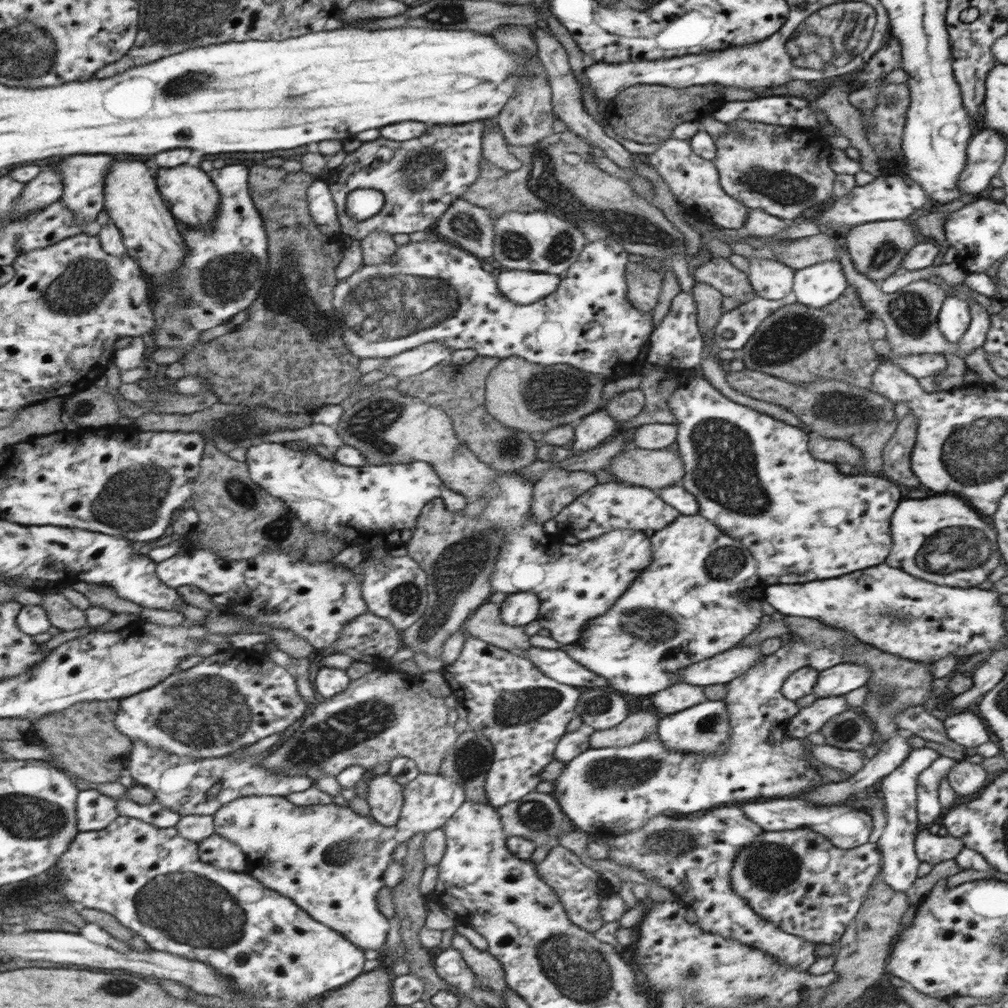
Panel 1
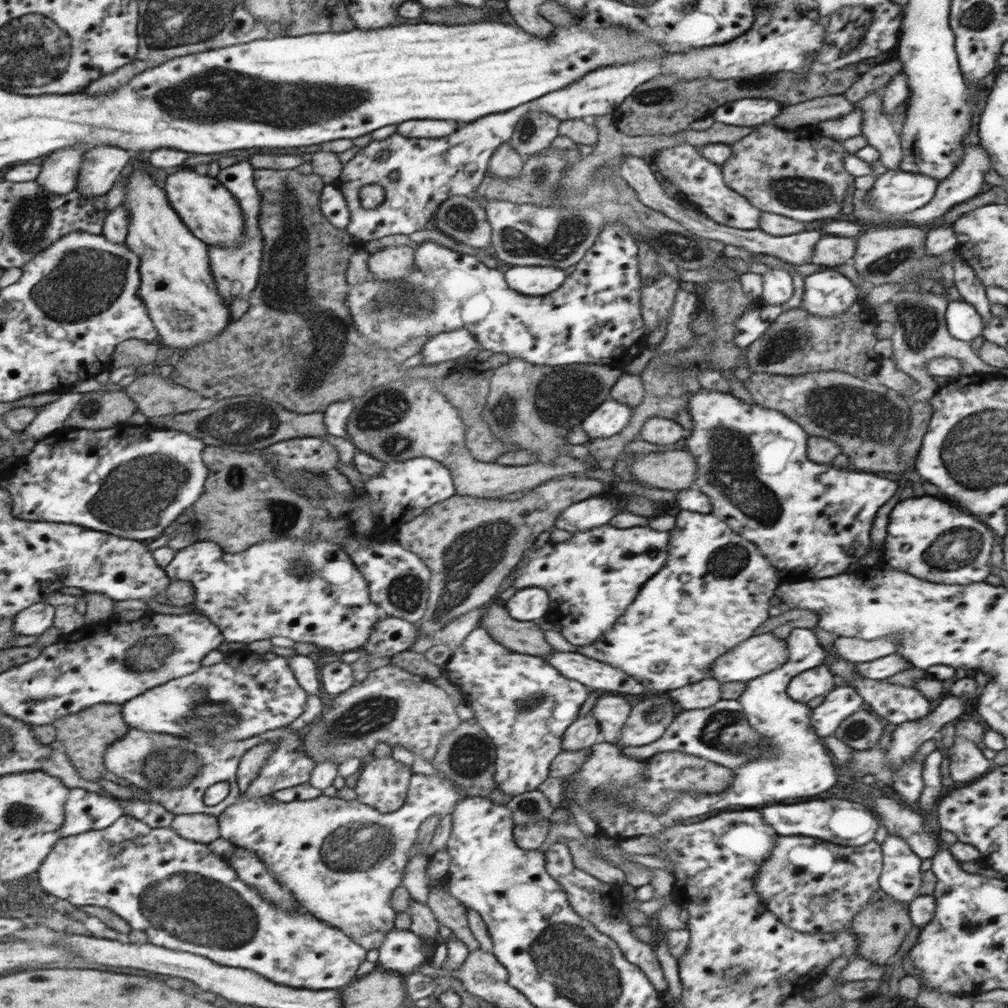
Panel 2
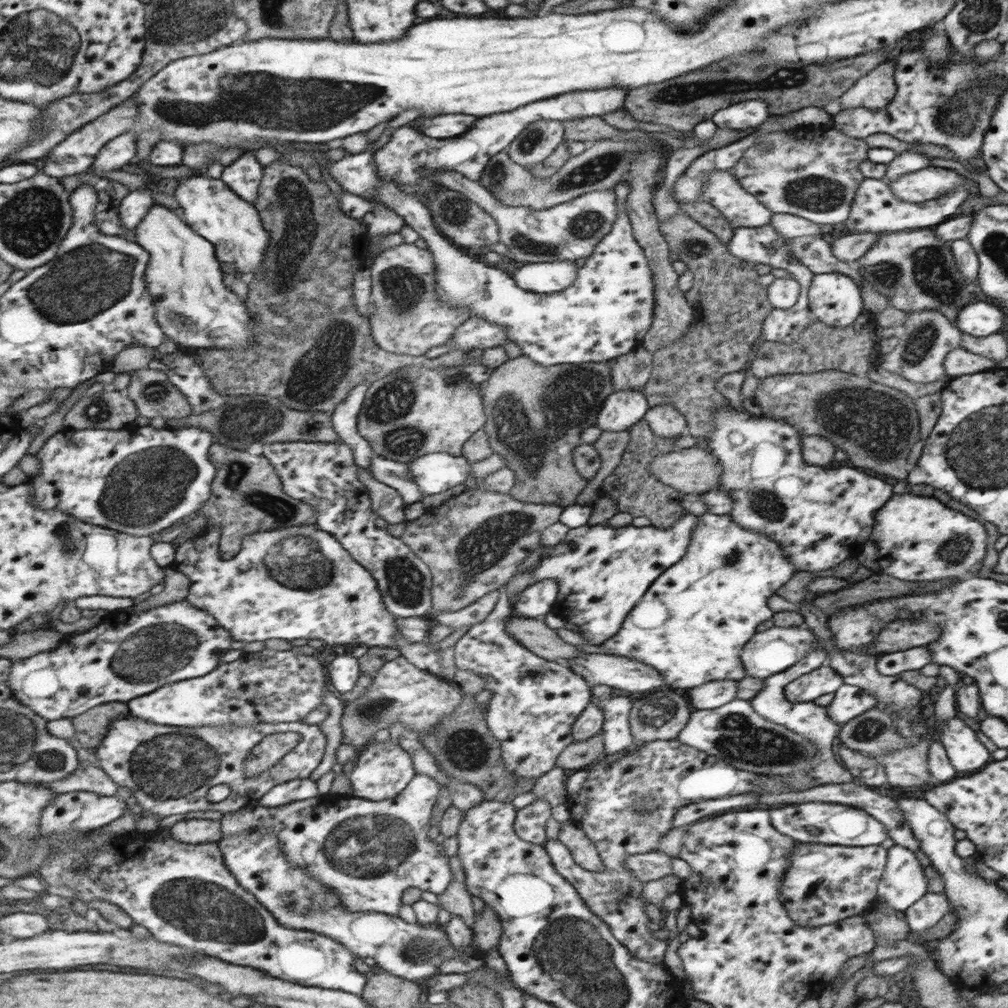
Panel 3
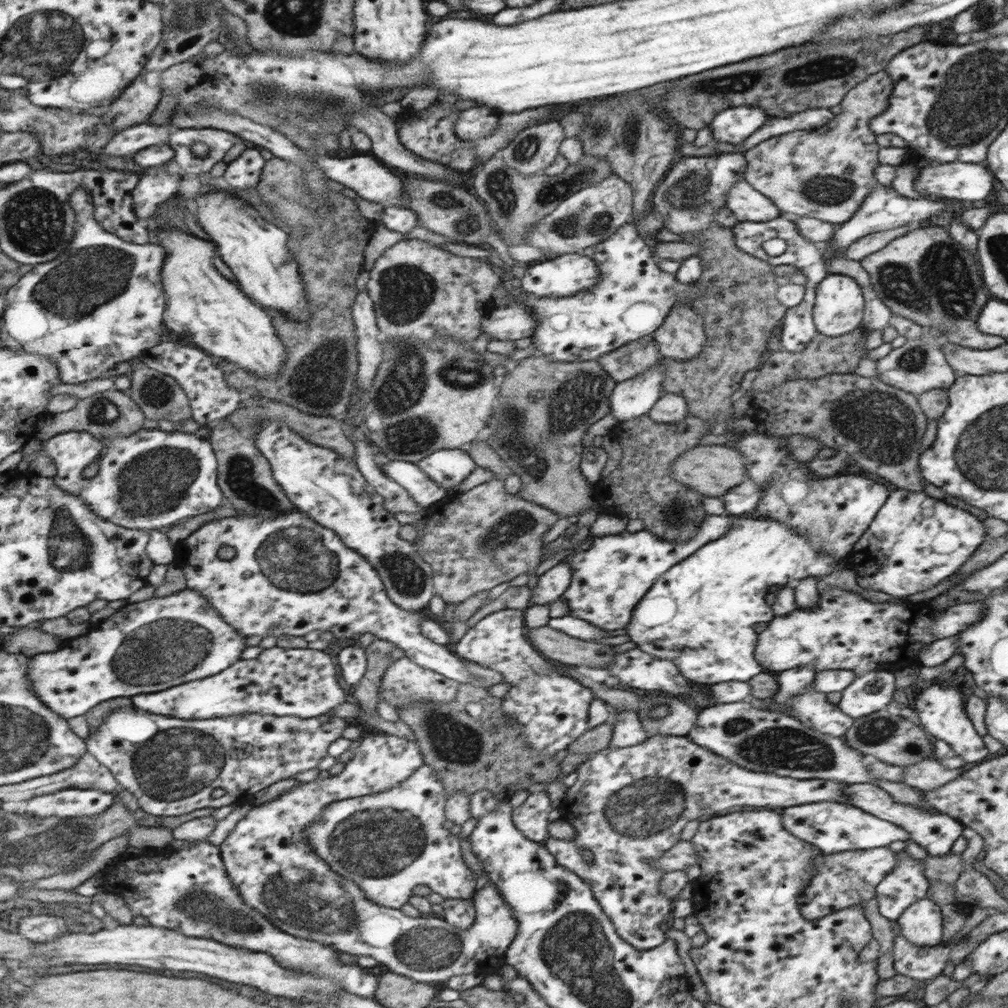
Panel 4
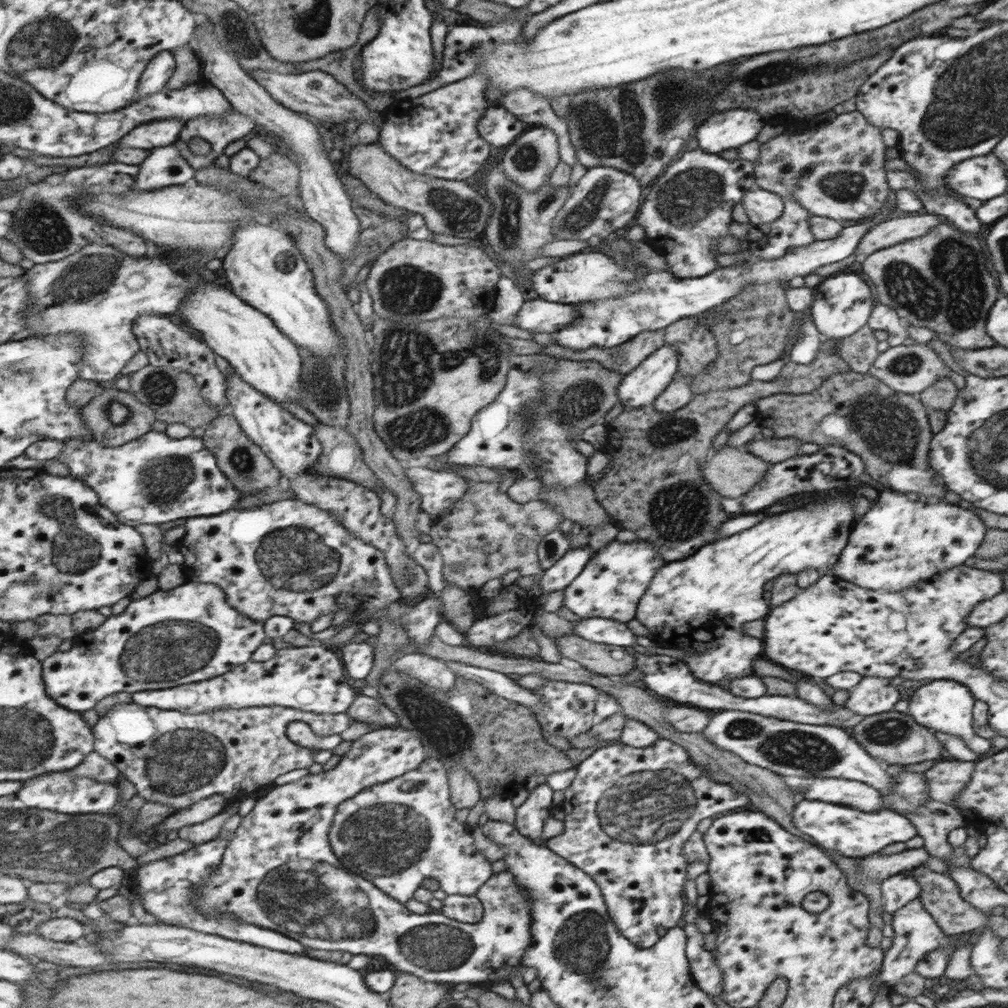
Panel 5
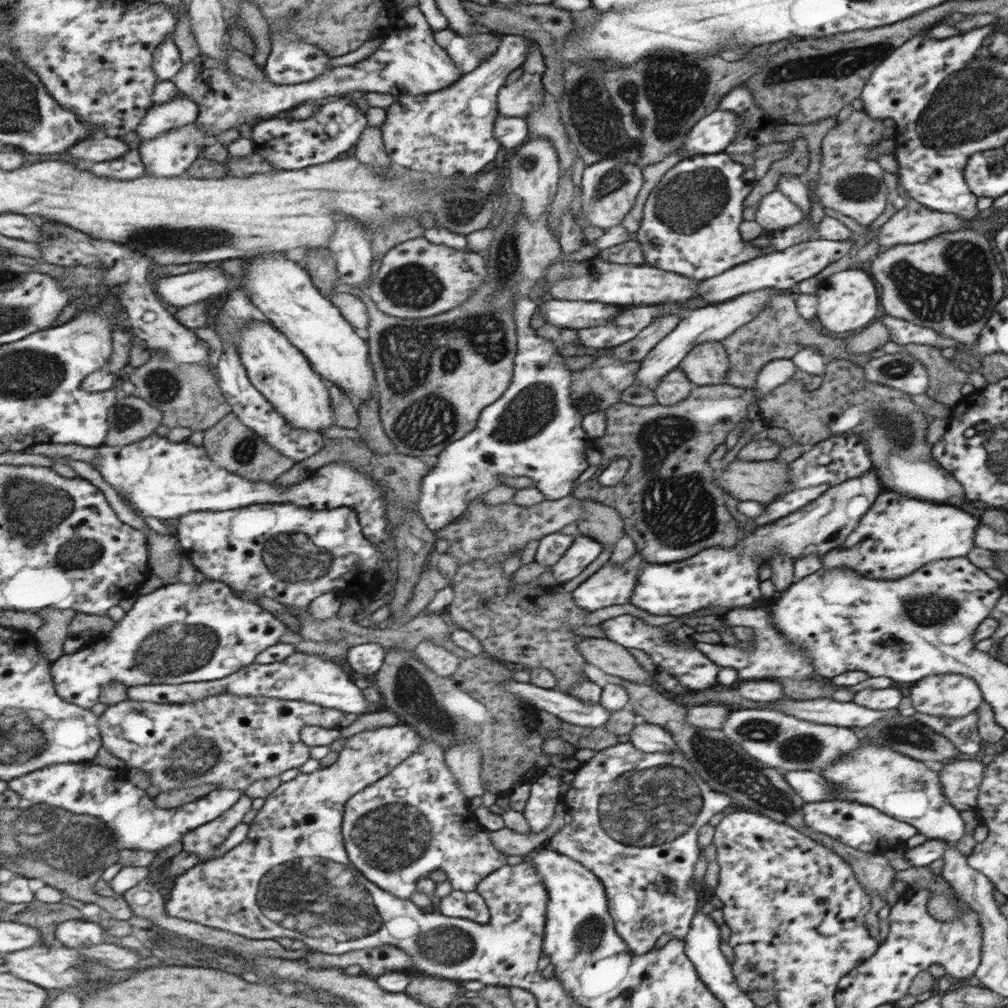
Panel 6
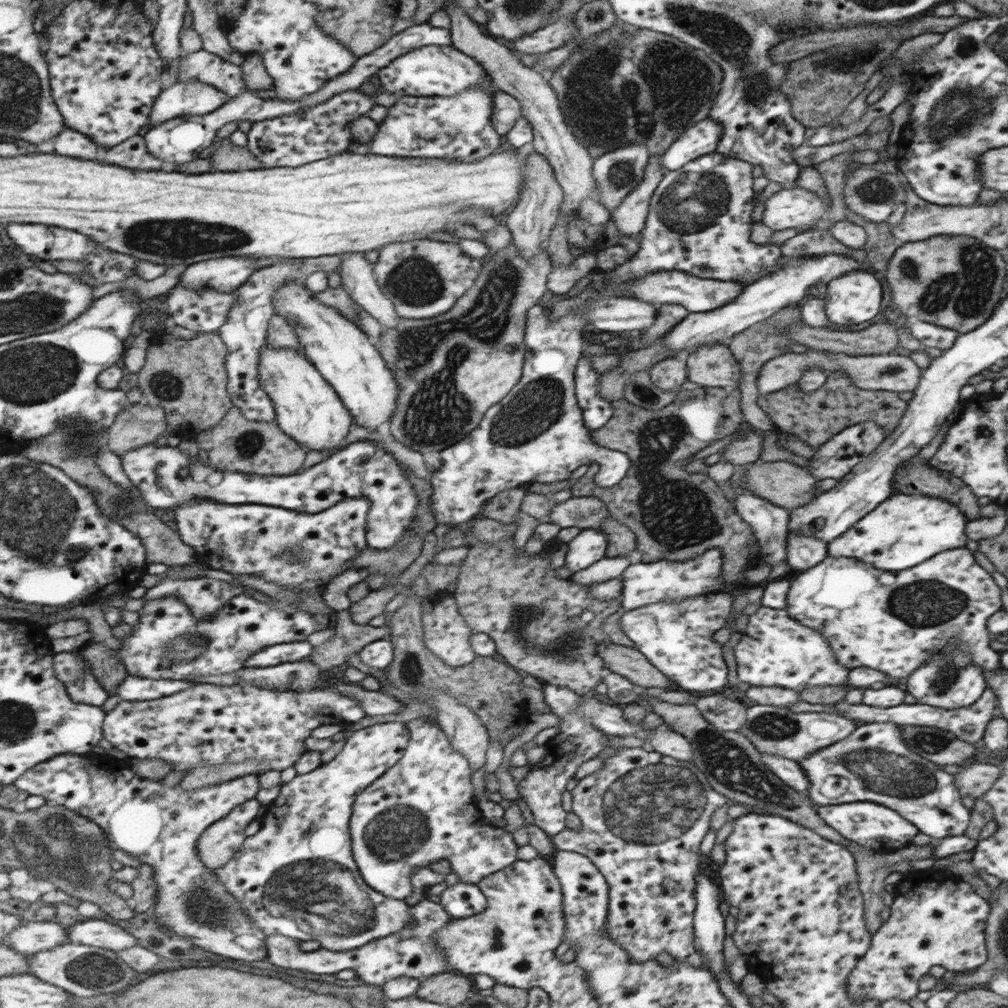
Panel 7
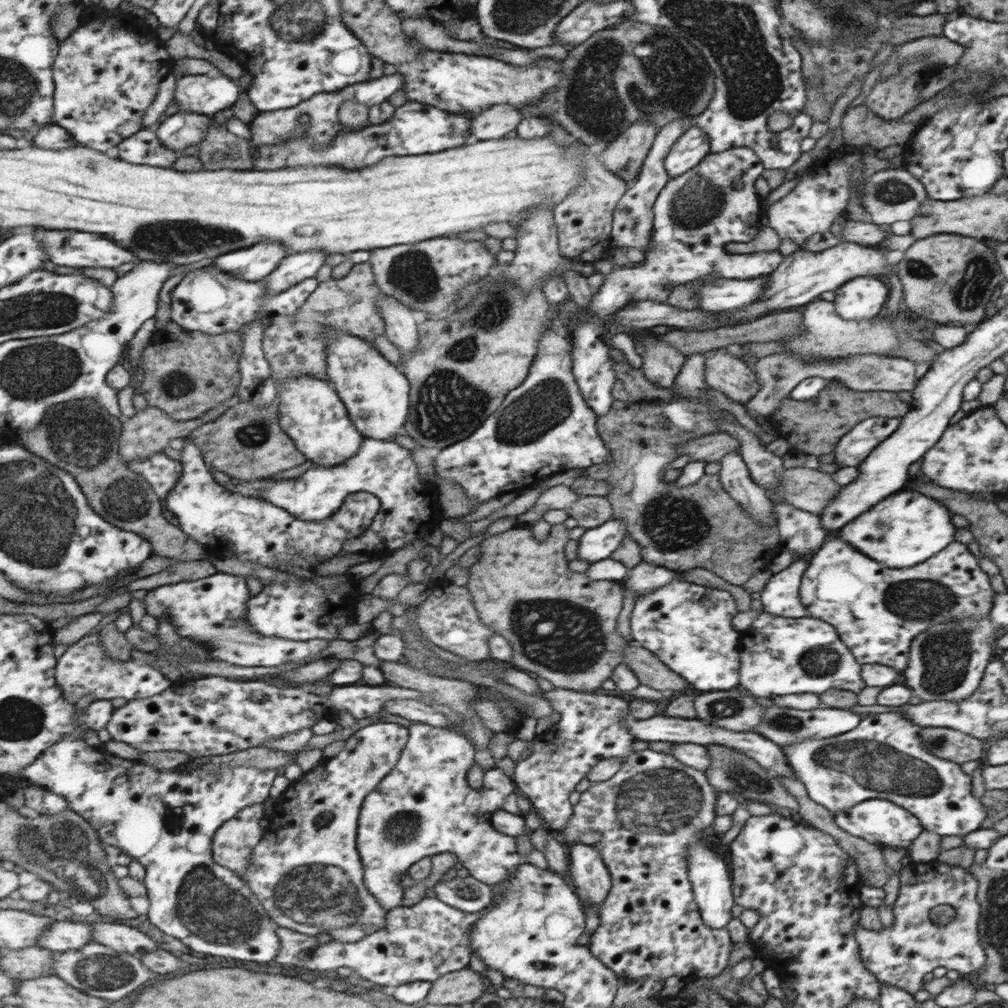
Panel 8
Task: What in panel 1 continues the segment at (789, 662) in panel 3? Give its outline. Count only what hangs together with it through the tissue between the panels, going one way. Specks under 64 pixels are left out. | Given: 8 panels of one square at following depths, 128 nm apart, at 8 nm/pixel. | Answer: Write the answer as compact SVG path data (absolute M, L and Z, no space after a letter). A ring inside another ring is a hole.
M735 646L720 652L712 659L703 660L683 668L678 680L691 686L709 686L728 683L731 679L749 672L759 660L763 660L758 646Z

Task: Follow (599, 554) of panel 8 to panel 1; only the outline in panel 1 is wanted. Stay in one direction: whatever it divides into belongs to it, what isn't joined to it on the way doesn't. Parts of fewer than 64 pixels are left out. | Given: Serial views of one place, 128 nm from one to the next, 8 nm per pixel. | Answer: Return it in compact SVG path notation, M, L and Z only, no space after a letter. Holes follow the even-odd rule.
M531 592L509 594L500 604L500 619L509 626L524 626L539 616L540 598Z

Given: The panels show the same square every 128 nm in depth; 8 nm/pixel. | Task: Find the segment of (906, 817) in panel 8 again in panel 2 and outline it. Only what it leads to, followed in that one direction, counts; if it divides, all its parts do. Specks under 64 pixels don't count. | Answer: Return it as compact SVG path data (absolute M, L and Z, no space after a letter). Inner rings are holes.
M829 795L831 800L809 800L797 804L775 804L761 808L768 824L778 835L801 835L841 846L857 846L873 841L877 819L863 804Z

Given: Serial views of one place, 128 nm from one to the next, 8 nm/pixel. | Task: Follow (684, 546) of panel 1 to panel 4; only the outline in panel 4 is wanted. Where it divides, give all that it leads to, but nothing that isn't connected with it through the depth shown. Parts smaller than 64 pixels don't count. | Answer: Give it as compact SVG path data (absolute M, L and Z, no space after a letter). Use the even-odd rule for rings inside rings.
M744 516L737 520L737 524L731 525L725 536L705 543L693 555L681 560L677 568L669 572L669 576L661 576L661 580L657 580L657 588L653 588L653 592L641 600L641 608L631 612L631 622L625 626L625 634L645 655L673 663L688 682L702 685L746 682L764 672L756 662L758 636L753 632L753 624L767 622L774 617L771 608L763 600L767 588L774 589L790 580L808 576L829 575L838 561L821 553L819 542L809 543L803 535L785 524Z

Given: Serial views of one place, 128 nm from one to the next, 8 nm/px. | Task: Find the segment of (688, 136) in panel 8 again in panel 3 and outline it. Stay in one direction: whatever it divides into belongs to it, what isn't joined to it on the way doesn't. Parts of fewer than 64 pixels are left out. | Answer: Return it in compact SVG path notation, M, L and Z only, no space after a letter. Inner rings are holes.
M762 99L744 100L727 108L717 111L710 121L716 128L744 131L745 129L759 128L771 116Z

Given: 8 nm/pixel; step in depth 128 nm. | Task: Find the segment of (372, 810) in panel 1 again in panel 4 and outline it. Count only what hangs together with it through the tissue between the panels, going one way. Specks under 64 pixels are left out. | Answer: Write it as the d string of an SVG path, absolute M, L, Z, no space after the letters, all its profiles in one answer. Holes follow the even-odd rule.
M369 734L365 736L360 742L359 746L354 753L354 757L345 763L343 772L340 772L337 776L325 777L325 779L316 780L305 780L305 783L300 784L292 788L287 794L272 800L265 805L253 807L240 821L237 822L235 828L229 832L229 836L220 844L222 855L224 856L224 863L226 869L228 870L229 876L232 878L233 884L240 890L241 896L244 896L244 899L250 905L253 905L260 913L263 913L274 925L277 925L277 928L283 929L285 932L291 933L295 936L316 940L324 945L329 945L330 947L336 948L340 952L345 952L348 954L354 954L356 956L371 956L373 960L387 966L389 972L401 976L407 976L411 980L422 983L442 983L447 979L452 978L452 976L459 976L464 974L473 973L476 975L484 974L485 976L497 974L497 970L501 964L504 964L504 952L505 949L509 946L511 940L515 936L517 930L517 921L513 916L512 909L508 907L508 904L505 904L503 897L500 896L500 893L494 886L489 886L485 884L481 889L474 892L471 897L471 903L473 905L474 916L472 925L467 930L459 930L453 925L450 925L447 921L443 920L441 917L435 917L432 915L420 916L419 918L411 918L410 916L405 916L397 908L387 908L386 906L379 906L367 896L364 896L364 892L358 888L357 883L353 880L349 880L345 877L340 877L335 874L334 870L329 866L315 851L312 847L312 844L308 841L308 834L306 834L307 828L310 827L311 823L316 821L316 818L323 813L324 809L329 807L335 802L340 800L347 800L349 798L357 798L360 796L365 796L369 794L384 792L389 790L399 784L404 782L409 775L415 772L416 768L419 768L422 765L423 759L418 745L414 740L407 740L406 738L401 738L400 736L389 736L388 734Z

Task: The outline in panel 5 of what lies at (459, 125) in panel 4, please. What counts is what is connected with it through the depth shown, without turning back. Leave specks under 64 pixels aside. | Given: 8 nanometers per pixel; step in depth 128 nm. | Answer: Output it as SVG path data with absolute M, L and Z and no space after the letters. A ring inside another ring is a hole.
M495 105L487 108L476 125L480 137L495 147L507 146L525 126L513 114Z

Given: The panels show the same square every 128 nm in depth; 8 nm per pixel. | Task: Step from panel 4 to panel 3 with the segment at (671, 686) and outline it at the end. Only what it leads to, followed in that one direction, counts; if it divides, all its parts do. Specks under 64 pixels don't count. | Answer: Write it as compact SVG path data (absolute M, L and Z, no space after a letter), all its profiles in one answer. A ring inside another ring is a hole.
M581 653L581 656L564 660L569 668L586 680L589 686L606 684L625 692L647 692L664 684L653 667L633 662L621 656Z

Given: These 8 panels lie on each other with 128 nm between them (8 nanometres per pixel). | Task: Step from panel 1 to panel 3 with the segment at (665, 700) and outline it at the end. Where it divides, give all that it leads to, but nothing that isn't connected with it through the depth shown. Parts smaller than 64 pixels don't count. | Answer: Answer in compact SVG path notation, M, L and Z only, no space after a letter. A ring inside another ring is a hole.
M720 680L687 689L689 702L696 710L711 709L735 699L736 682Z

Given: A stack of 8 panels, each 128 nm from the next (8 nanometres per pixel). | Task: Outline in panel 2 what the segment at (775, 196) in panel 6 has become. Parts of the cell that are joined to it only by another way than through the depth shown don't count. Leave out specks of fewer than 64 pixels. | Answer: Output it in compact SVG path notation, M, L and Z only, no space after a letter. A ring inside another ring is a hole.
M683 143L671 148L659 151L654 159L658 177L663 178L677 187L679 196L685 199L691 206L711 220L722 225L728 225L736 229L757 229L761 210L749 201L735 193L725 185L723 170L720 165L702 157L693 145Z

